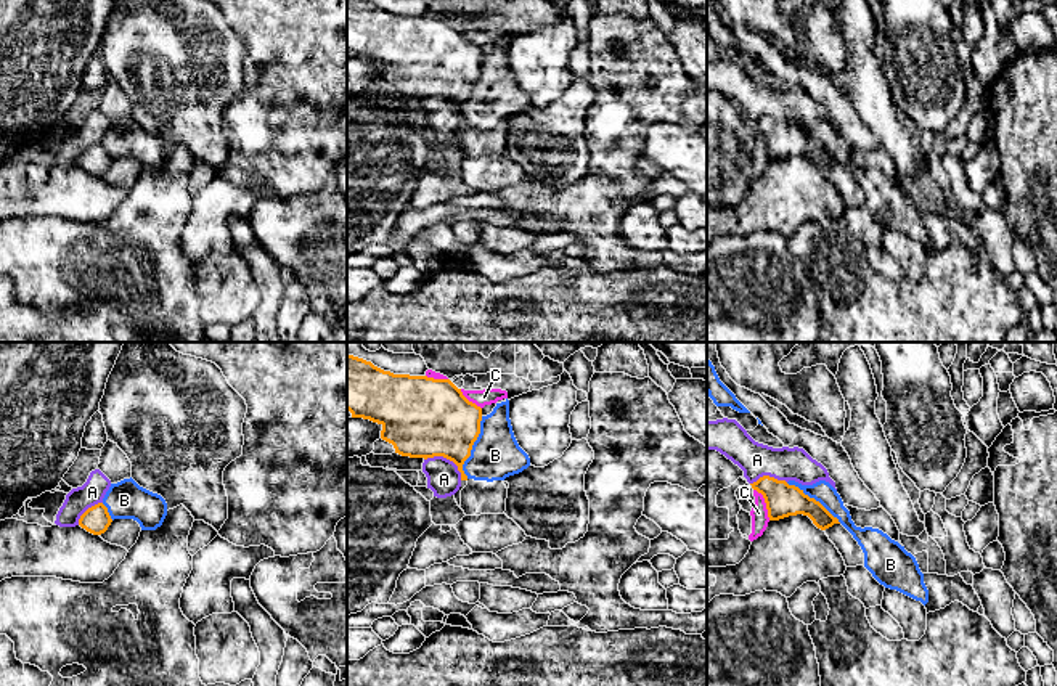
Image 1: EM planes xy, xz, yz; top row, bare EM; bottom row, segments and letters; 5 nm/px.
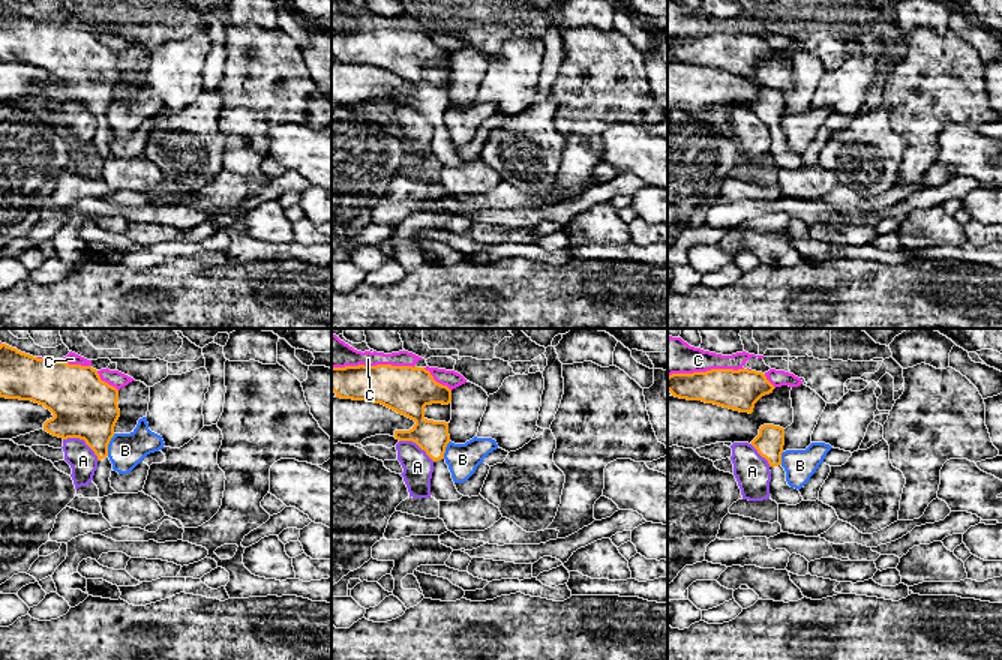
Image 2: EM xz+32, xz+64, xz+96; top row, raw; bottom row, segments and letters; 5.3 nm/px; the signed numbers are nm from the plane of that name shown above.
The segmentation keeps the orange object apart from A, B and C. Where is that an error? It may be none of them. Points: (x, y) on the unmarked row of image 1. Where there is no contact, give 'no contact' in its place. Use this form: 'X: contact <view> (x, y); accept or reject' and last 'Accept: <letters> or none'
A: contact xz (447, 98); reject
B: contact xz (471, 87); reject
C: contact yz (765, 142); reject
Accept: none

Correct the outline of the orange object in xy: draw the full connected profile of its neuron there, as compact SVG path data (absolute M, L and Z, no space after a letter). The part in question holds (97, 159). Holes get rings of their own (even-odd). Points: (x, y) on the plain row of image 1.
M103 143L88 148L79 159L79 165L93 175L104 174L111 162L112 159Z

